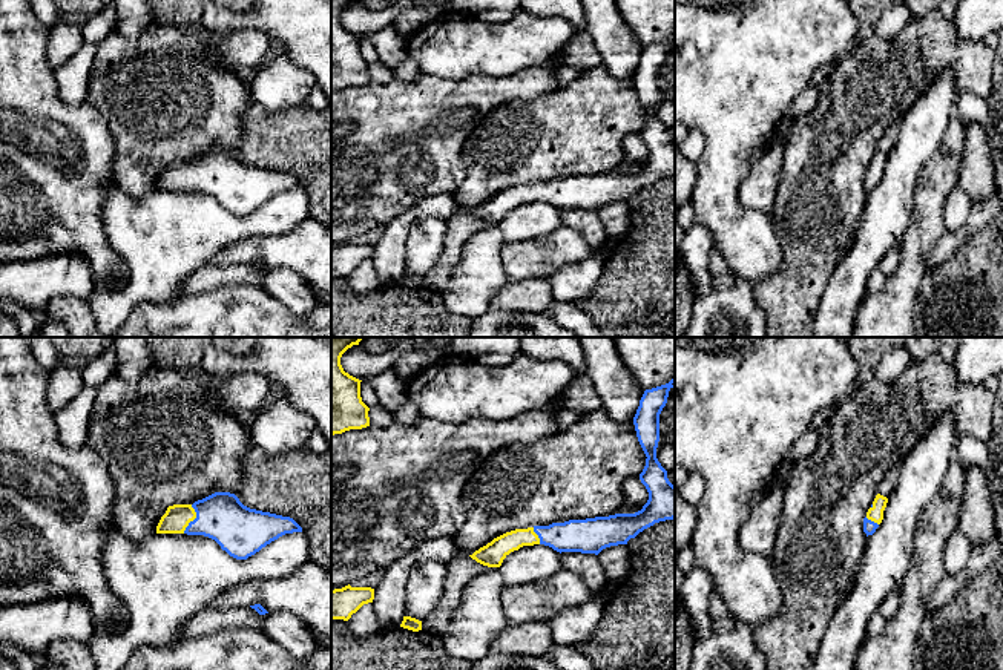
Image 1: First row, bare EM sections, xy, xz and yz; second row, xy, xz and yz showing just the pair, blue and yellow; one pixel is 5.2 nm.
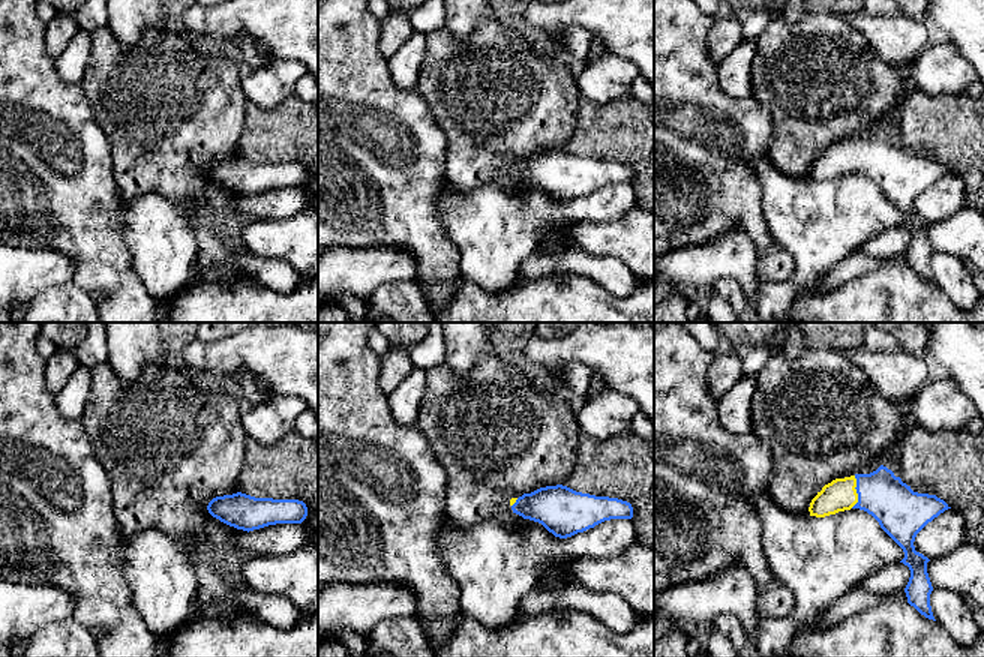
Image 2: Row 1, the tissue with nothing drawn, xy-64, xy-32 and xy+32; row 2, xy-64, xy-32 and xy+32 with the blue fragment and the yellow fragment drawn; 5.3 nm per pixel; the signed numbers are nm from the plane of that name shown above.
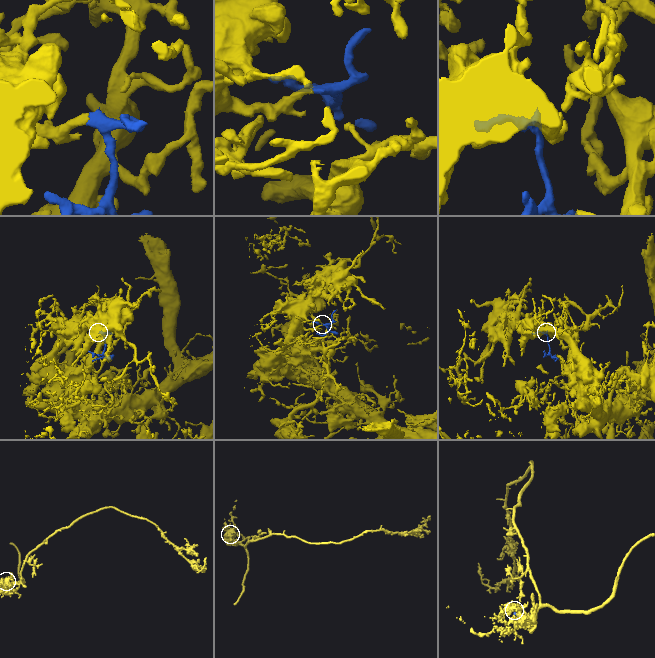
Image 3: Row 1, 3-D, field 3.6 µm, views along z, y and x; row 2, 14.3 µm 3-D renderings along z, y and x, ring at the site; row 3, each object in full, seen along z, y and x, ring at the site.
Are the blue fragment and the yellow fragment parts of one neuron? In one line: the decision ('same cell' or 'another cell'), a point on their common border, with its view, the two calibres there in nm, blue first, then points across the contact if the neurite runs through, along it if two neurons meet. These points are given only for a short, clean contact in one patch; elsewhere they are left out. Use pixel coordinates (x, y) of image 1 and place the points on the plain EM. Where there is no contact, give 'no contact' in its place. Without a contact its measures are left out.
same cell | xy (195, 175) | 260/140 nm | across xy (240, 187), (224, 175), (195, 175), (175, 177)

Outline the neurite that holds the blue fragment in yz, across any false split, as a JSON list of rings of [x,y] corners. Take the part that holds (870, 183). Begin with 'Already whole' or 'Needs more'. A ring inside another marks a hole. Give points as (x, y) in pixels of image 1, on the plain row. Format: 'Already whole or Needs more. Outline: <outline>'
Needs more. Outline: [[[880,150],[876,152],[873,163],[868,166],[867,173],[863,175],[863,189],[867,190],[867,193],[873,192],[882,179],[886,159],[886,153]]]

